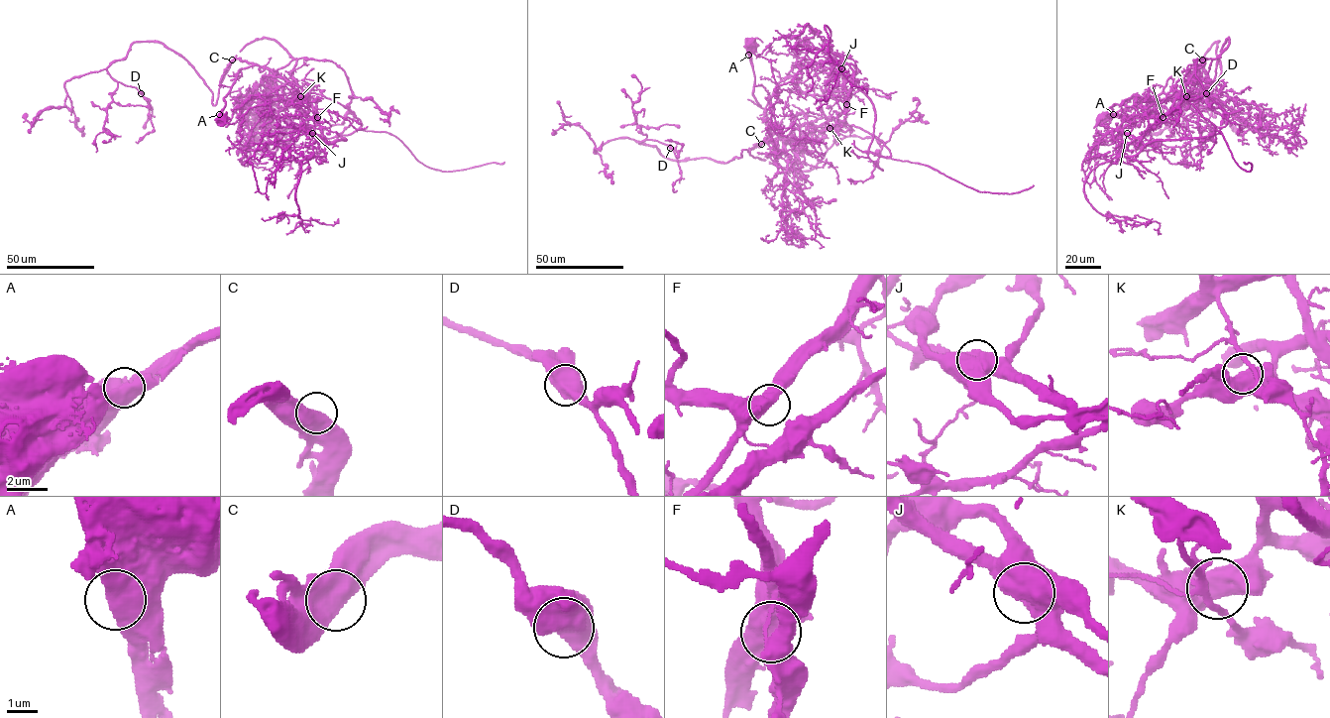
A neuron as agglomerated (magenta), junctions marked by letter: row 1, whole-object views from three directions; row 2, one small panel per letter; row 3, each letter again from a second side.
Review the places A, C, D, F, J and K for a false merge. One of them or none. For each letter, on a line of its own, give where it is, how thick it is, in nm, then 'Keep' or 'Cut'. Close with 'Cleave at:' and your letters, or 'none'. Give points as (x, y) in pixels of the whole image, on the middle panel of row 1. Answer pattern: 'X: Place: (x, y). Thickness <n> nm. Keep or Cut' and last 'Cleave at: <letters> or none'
A: Place: (748, 55). Thickness 950 nm. Keep
C: Place: (761, 144). Thickness 950 nm. Keep
D: Place: (670, 148). Thickness 1000 nm. Keep
F: Place: (846, 104). Thickness 700 nm. Keep
J: Place: (841, 68). Thickness 1000 nm. Cut
K: Place: (830, 128). Thickness 650 nm. Keep
Cleave at: J

